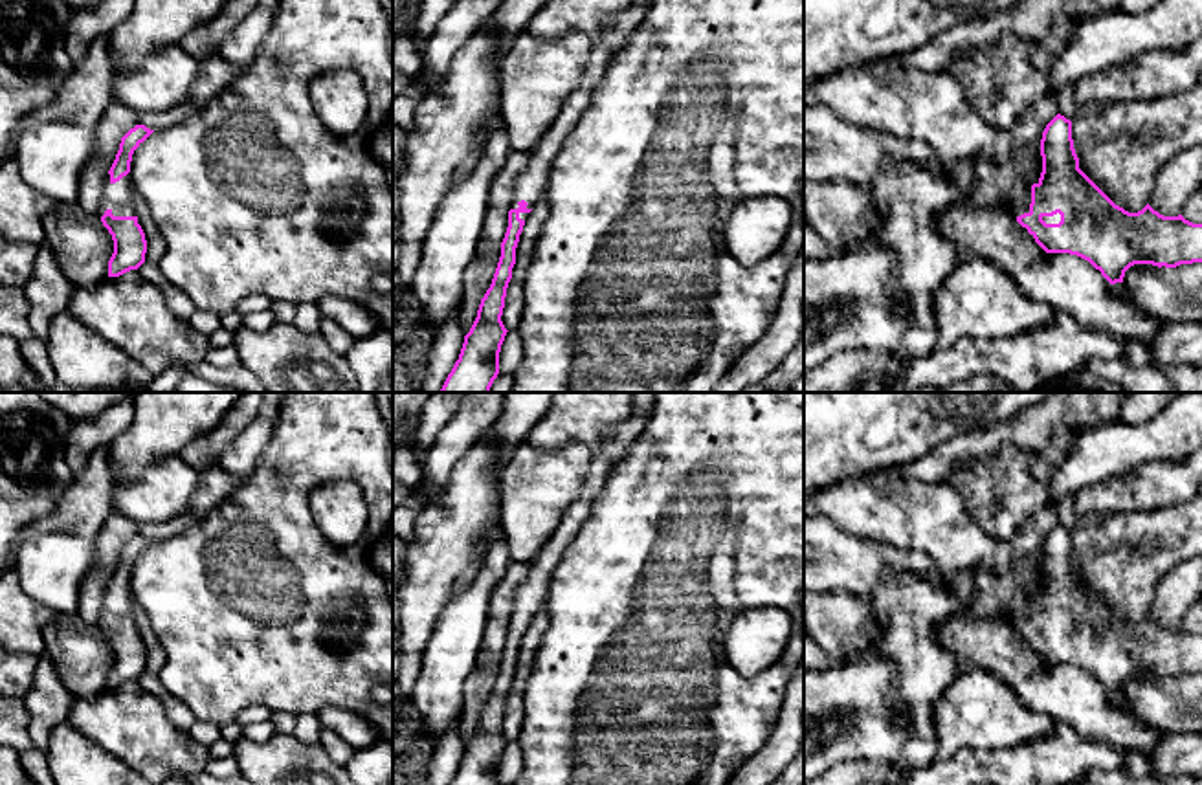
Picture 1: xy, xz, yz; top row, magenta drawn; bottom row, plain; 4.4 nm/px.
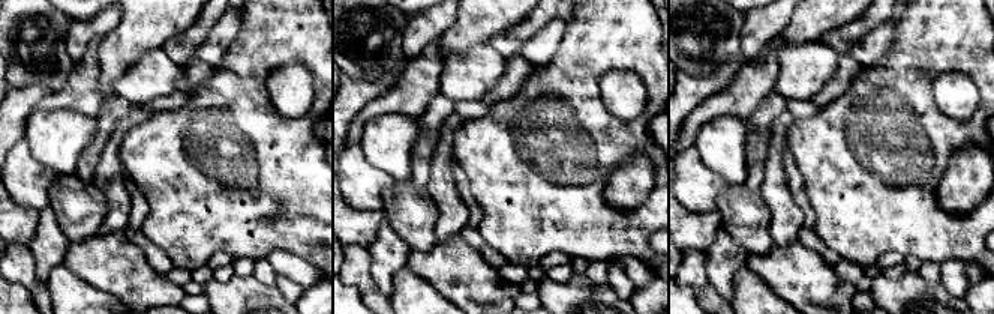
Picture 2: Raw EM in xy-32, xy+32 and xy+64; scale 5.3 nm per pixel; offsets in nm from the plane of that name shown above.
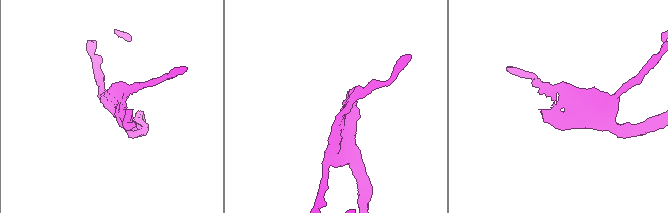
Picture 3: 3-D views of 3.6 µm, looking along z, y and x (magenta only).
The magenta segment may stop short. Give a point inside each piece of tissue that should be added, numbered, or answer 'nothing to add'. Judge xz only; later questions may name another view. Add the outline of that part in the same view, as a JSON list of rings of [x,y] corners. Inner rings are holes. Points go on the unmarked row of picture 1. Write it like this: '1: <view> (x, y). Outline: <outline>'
1: xz (531, 597). Outline: [[[633,392],[635,415],[611,426],[604,435],[602,448],[591,457],[587,479],[580,495],[567,506],[551,539],[529,563],[529,574],[514,592],[510,620],[518,620],[521,611],[529,614],[527,620],[532,620],[545,607],[554,569],[582,525],[589,519],[595,499],[602,492],[613,464],[640,435],[644,427],[642,415],[648,413],[653,404],[655,392]]]

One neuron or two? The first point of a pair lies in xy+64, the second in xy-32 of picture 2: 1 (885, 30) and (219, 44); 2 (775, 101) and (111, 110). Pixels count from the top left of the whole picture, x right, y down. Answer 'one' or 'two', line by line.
1: one
2: one

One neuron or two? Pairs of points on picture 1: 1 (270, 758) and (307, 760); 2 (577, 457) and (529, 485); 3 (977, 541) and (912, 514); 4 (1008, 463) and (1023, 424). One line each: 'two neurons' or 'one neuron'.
1: one neuron
2: one neuron
3: one neuron
4: two neurons

